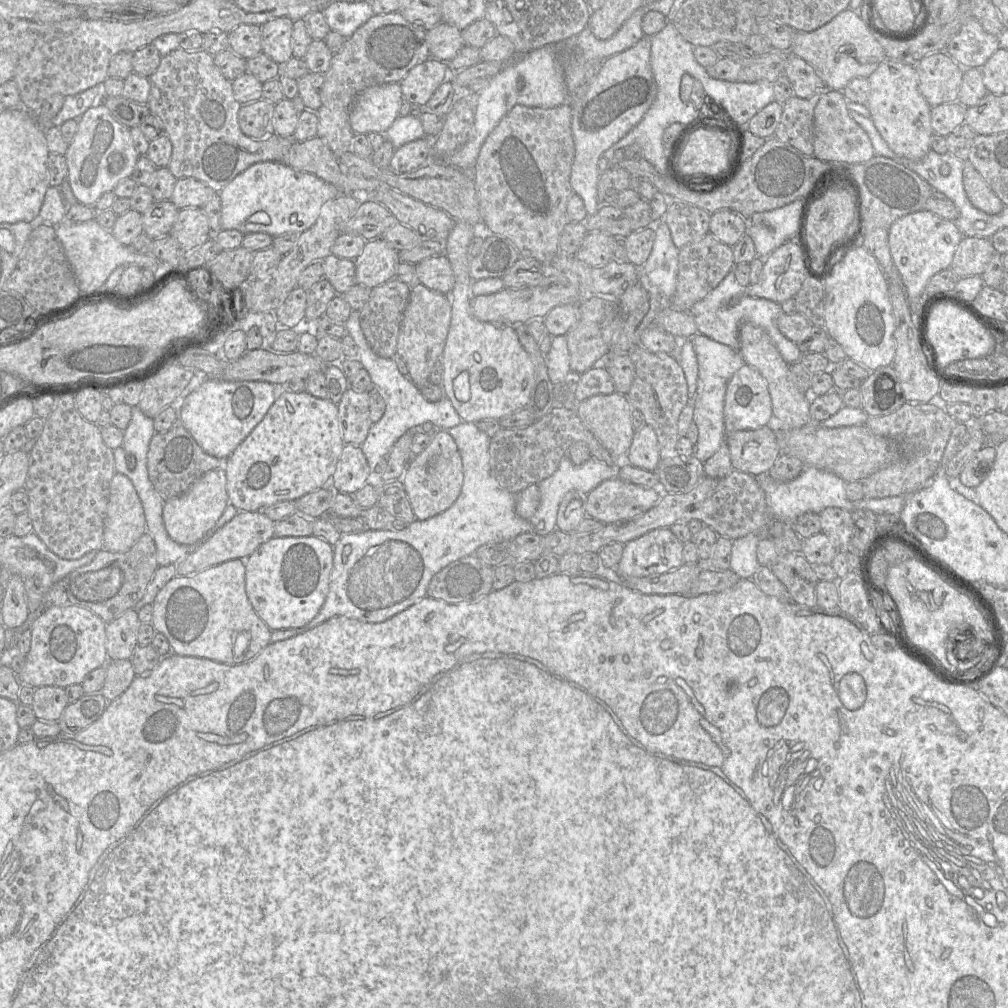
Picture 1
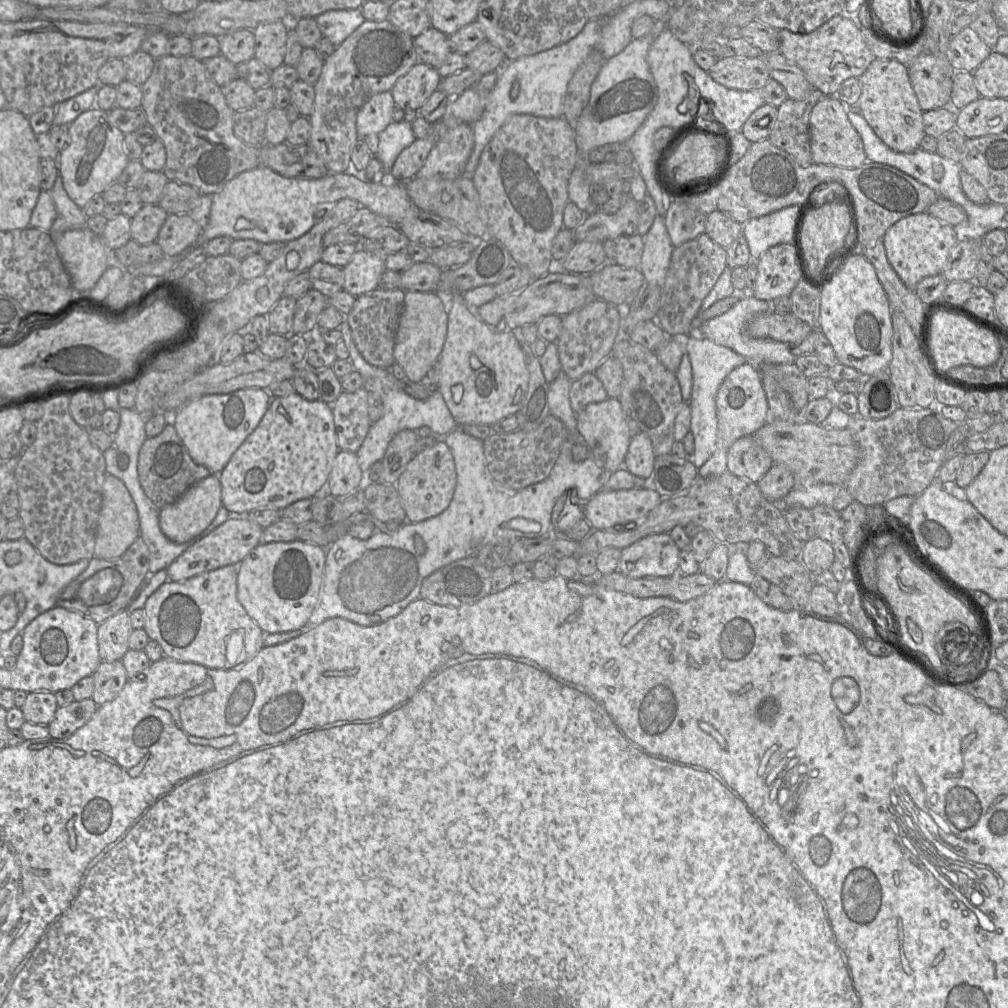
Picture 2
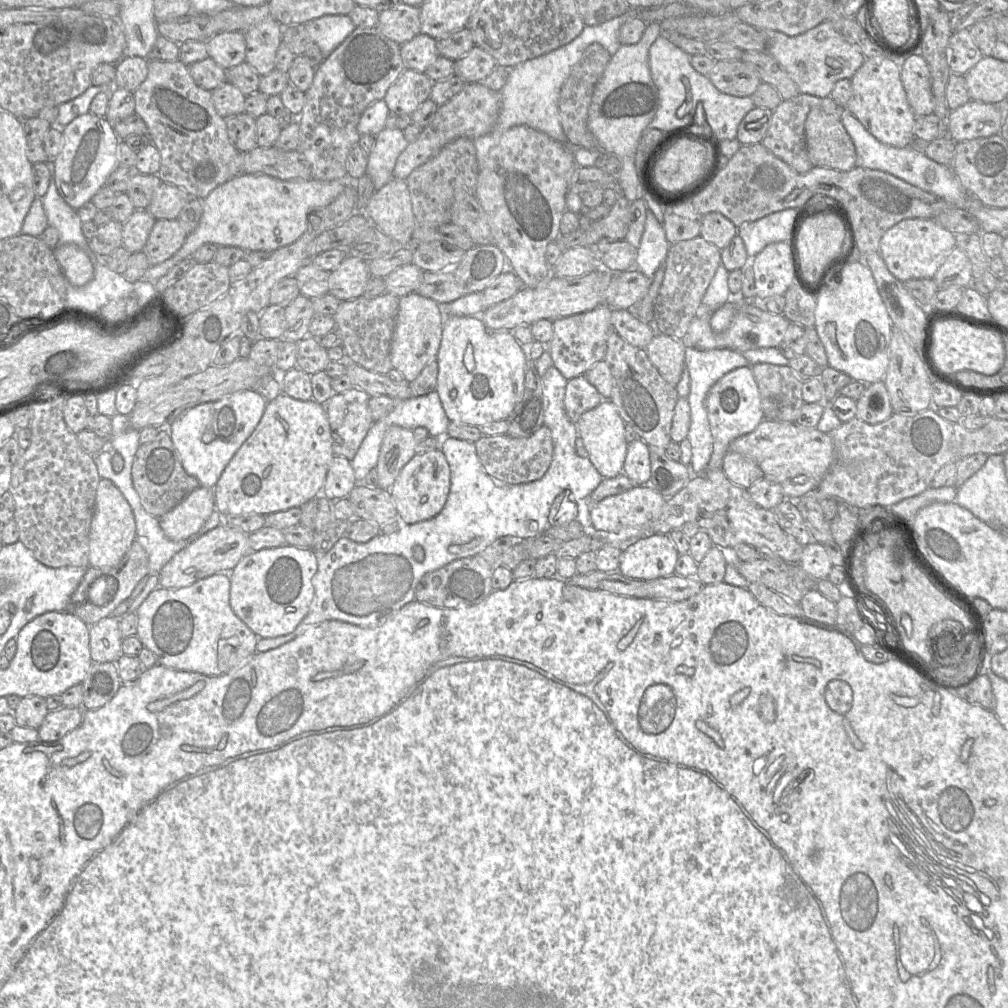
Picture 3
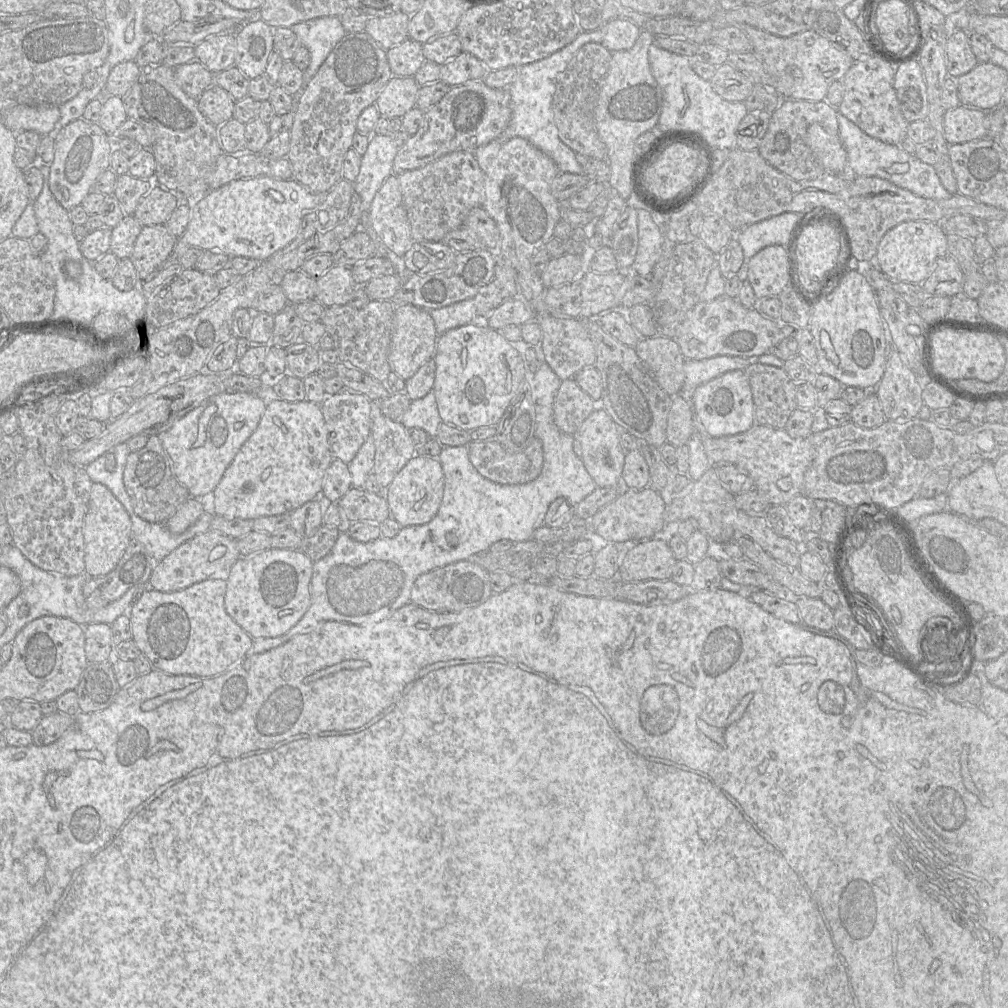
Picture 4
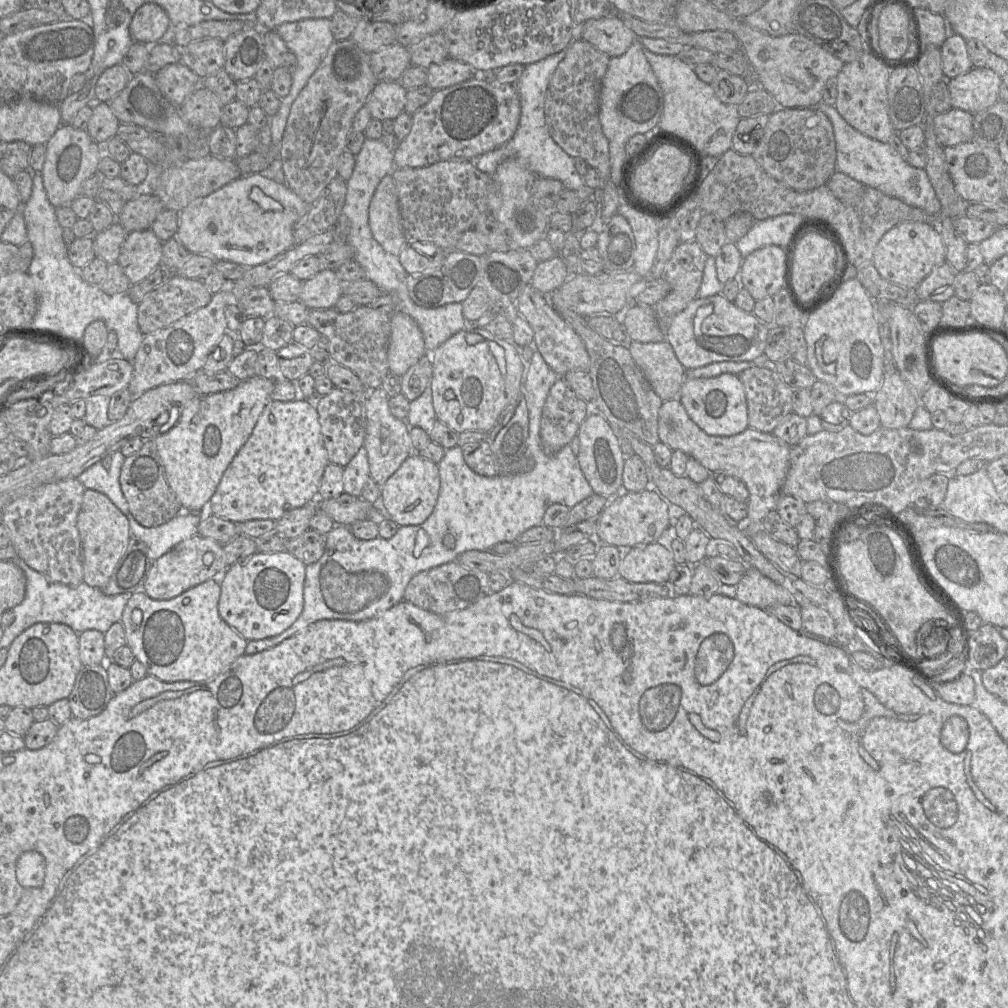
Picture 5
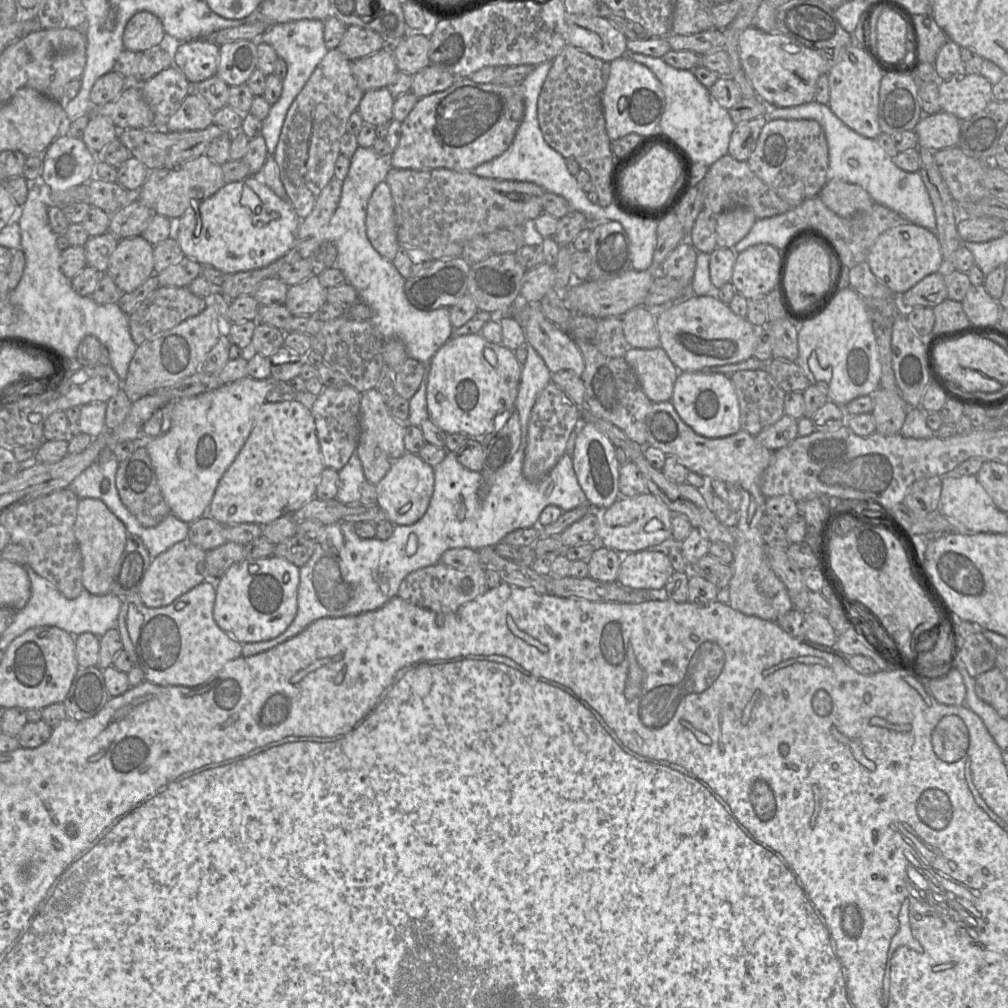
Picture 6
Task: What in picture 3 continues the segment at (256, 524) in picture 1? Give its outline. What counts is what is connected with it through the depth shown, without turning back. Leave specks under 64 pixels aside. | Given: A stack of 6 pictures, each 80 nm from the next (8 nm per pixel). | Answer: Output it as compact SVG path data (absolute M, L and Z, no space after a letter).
M221 523L199 538L191 541L163 566L158 573L159 586L168 589L178 589L216 573L229 573L248 553L249 534L251 533L245 533L241 529Z

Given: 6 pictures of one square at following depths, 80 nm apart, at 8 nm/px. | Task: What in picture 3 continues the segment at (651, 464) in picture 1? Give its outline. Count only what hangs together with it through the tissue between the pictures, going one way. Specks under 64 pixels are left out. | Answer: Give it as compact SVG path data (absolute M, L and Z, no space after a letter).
M638 438L628 444L628 450L623 465L623 473L635 485L647 484L651 475L649 446Z

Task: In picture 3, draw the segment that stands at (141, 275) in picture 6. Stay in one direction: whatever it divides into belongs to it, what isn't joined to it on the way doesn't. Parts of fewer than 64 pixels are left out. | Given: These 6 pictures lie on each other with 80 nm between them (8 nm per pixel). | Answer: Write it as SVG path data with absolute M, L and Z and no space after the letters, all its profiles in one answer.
M177 219L157 220L142 249L149 265L157 265L174 255L182 247L188 234Z

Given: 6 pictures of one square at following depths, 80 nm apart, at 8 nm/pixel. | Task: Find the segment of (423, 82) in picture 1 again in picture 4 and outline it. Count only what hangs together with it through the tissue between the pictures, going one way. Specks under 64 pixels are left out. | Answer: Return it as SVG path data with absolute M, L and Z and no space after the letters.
M393 76L375 102L380 115L386 118L402 118L416 106L419 88L414 77Z

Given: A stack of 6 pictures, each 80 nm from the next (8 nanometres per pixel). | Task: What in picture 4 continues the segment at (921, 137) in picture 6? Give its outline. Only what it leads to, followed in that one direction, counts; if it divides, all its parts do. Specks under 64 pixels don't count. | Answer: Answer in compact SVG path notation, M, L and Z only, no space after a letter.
M959 105L945 112L943 128L949 145L983 139L989 135L989 113Z

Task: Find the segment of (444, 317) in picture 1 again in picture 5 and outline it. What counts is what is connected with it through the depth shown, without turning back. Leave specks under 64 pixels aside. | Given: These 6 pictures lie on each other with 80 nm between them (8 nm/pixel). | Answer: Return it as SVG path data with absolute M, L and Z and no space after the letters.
M394 311L387 354L389 371L402 376L426 354L424 337L416 321L408 314Z

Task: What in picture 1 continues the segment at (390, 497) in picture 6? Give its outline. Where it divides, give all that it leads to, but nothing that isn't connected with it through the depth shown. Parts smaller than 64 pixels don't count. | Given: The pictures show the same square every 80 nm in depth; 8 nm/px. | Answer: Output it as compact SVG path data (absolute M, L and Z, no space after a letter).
M438 429L434 433L431 443L413 456L401 479L418 520L431 518L456 501L462 489L464 472L458 447L448 430Z

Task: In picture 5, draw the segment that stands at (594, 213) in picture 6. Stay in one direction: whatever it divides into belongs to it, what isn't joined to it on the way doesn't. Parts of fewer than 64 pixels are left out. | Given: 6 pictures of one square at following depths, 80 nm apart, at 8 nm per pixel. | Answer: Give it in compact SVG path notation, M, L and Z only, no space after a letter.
M566 49L538 62L525 65L525 70L516 83L521 102L521 115L517 131L506 144L473 160L480 171L492 176L502 162L509 158L514 158L538 177L561 181L566 190L583 189L585 186L583 176L577 172L574 158L553 140L545 118L544 108L548 85L553 73L565 55Z

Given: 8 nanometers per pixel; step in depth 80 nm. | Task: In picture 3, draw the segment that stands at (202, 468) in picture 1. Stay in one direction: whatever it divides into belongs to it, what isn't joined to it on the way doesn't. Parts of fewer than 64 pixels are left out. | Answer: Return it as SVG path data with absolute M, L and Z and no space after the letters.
M170 425L159 429L152 442L139 445L131 470L133 486L140 497L142 507L157 518L172 510L200 486L197 478L188 474L182 465L180 455L170 436Z

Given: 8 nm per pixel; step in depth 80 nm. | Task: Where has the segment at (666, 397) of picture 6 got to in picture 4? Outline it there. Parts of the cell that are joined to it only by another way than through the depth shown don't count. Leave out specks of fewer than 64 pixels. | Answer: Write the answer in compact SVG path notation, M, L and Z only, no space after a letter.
M660 334L642 338L634 349L668 394L676 395L680 392L684 384L686 358L673 338Z

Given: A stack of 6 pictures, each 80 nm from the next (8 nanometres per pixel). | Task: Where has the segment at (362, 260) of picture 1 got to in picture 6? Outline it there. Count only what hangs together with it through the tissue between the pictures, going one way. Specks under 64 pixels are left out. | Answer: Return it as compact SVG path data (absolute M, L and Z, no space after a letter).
M311 275L297 285L289 287L284 305L294 317L311 316L327 303L327 289L319 281L318 275Z

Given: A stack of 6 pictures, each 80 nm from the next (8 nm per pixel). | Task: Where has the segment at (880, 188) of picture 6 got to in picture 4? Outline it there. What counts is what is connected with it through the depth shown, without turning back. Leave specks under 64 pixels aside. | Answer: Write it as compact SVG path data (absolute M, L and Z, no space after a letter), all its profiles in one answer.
M840 112L838 134L847 152L847 171L852 176L879 177L925 198L948 199L952 196L942 185L933 165L920 161L898 145L884 143L869 136Z

